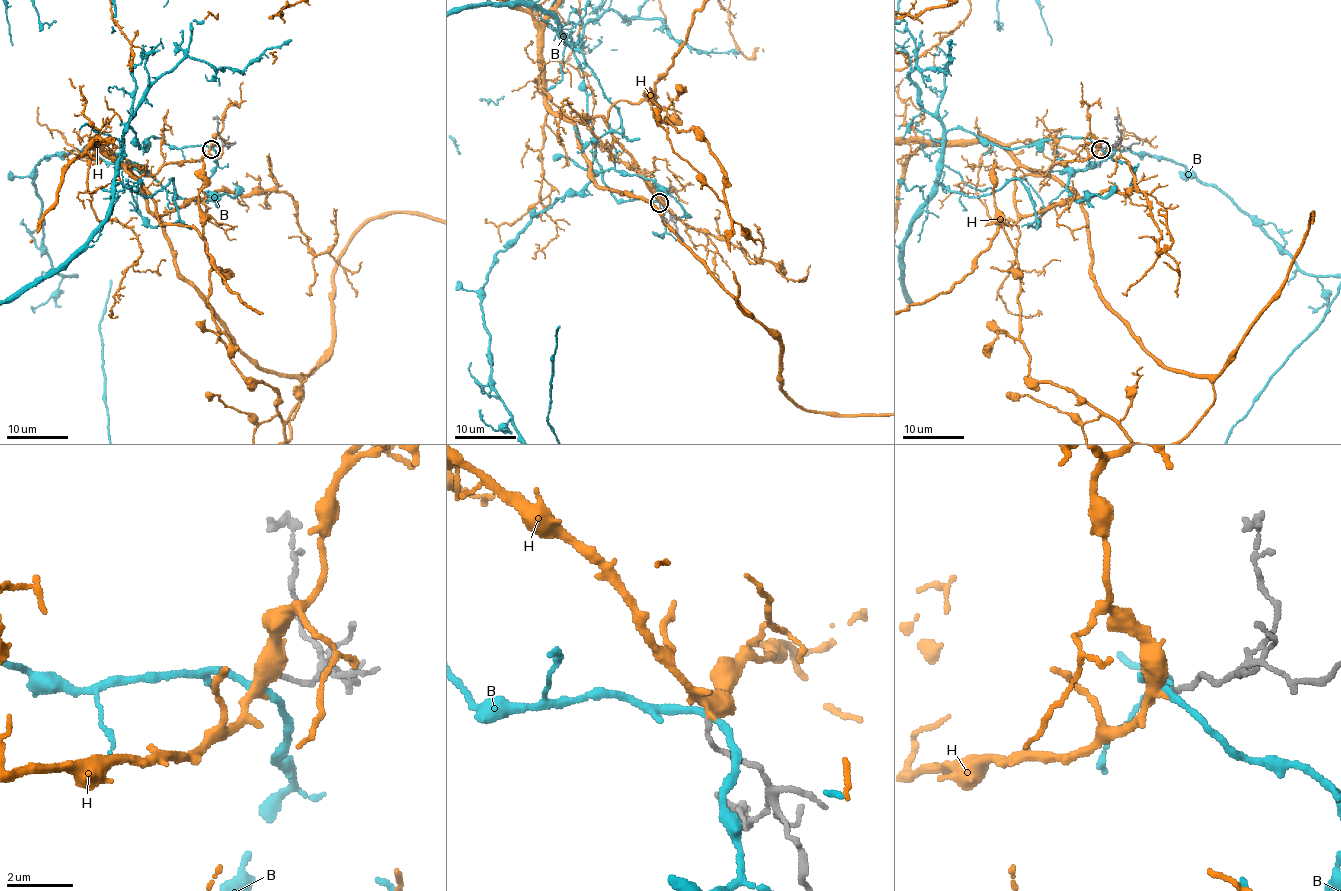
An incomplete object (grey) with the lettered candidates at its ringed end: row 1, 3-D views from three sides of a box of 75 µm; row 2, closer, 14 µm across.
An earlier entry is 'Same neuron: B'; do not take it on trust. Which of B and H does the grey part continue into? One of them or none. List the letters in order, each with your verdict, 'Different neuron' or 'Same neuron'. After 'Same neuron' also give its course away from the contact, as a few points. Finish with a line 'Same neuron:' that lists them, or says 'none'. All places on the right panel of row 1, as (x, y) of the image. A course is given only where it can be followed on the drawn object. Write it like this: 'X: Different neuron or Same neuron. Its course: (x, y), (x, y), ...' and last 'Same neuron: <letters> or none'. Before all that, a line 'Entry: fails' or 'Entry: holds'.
Entry: fails
B: Different neuron
H: Same neuron
Same neuron: H

